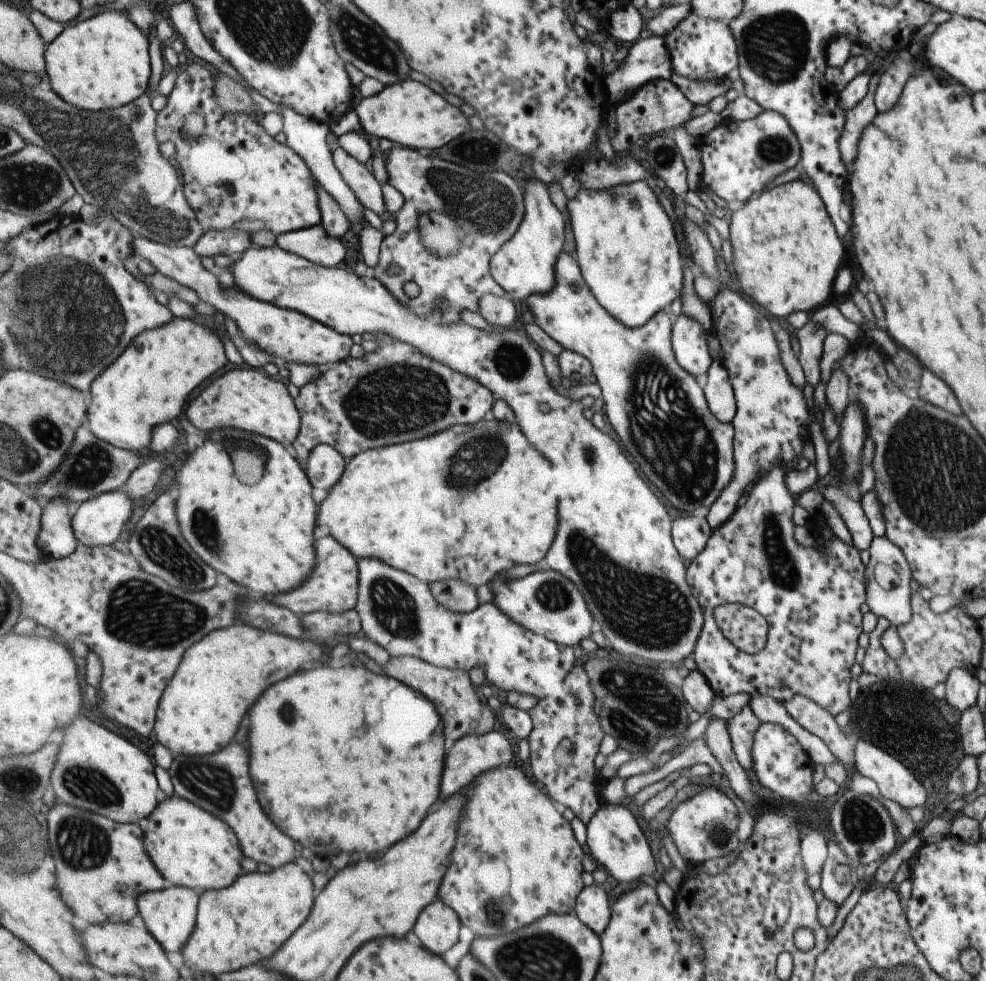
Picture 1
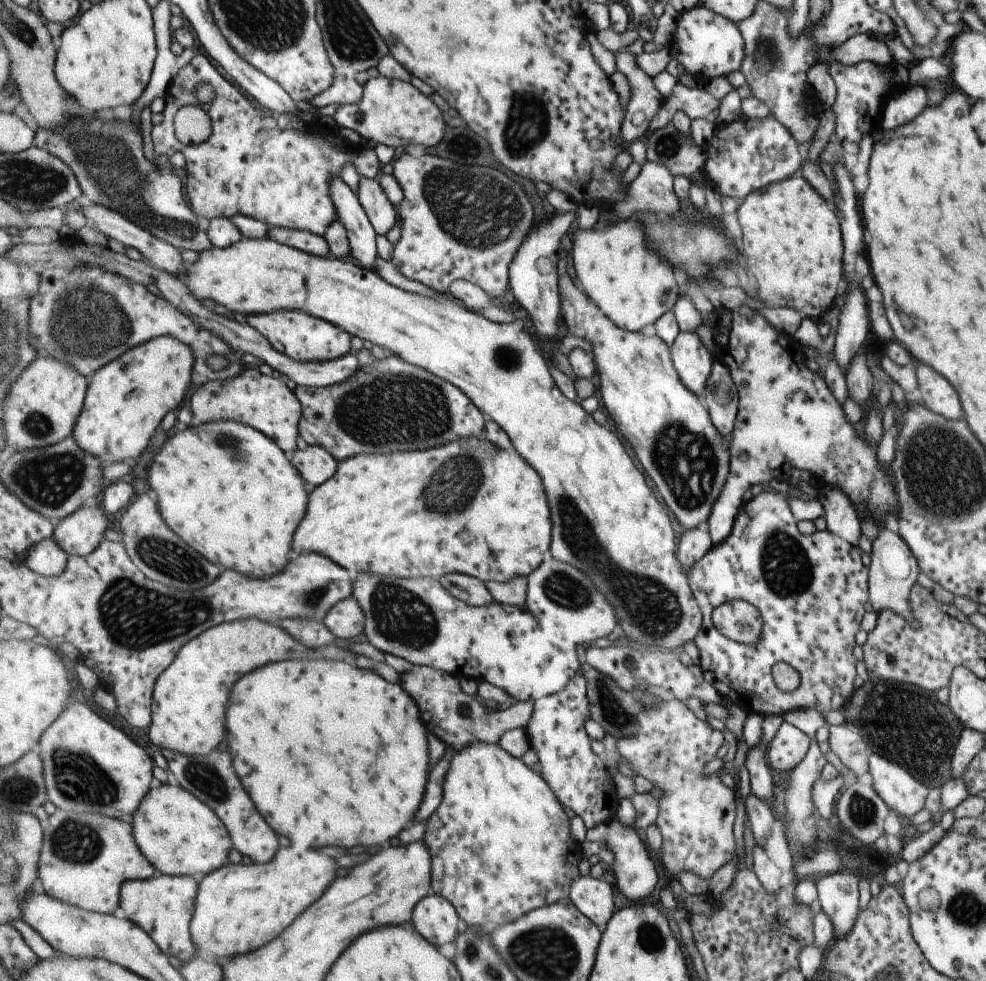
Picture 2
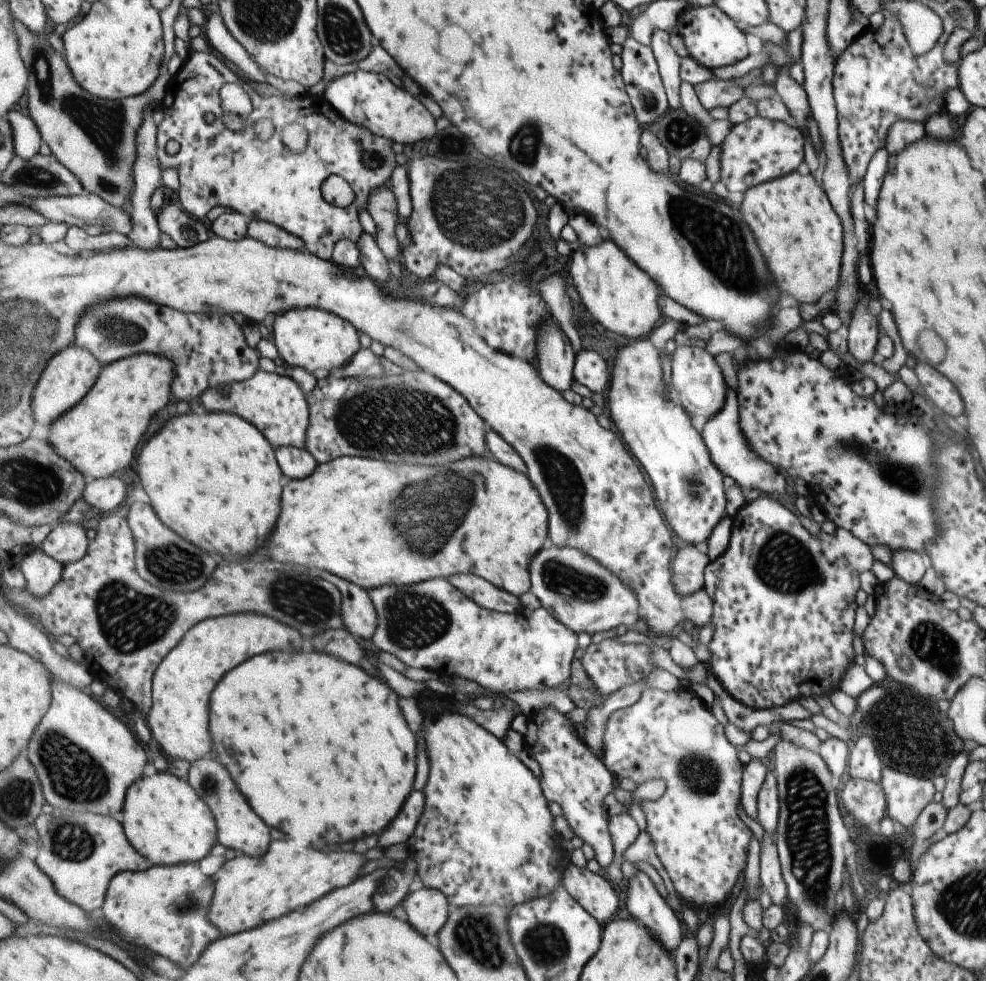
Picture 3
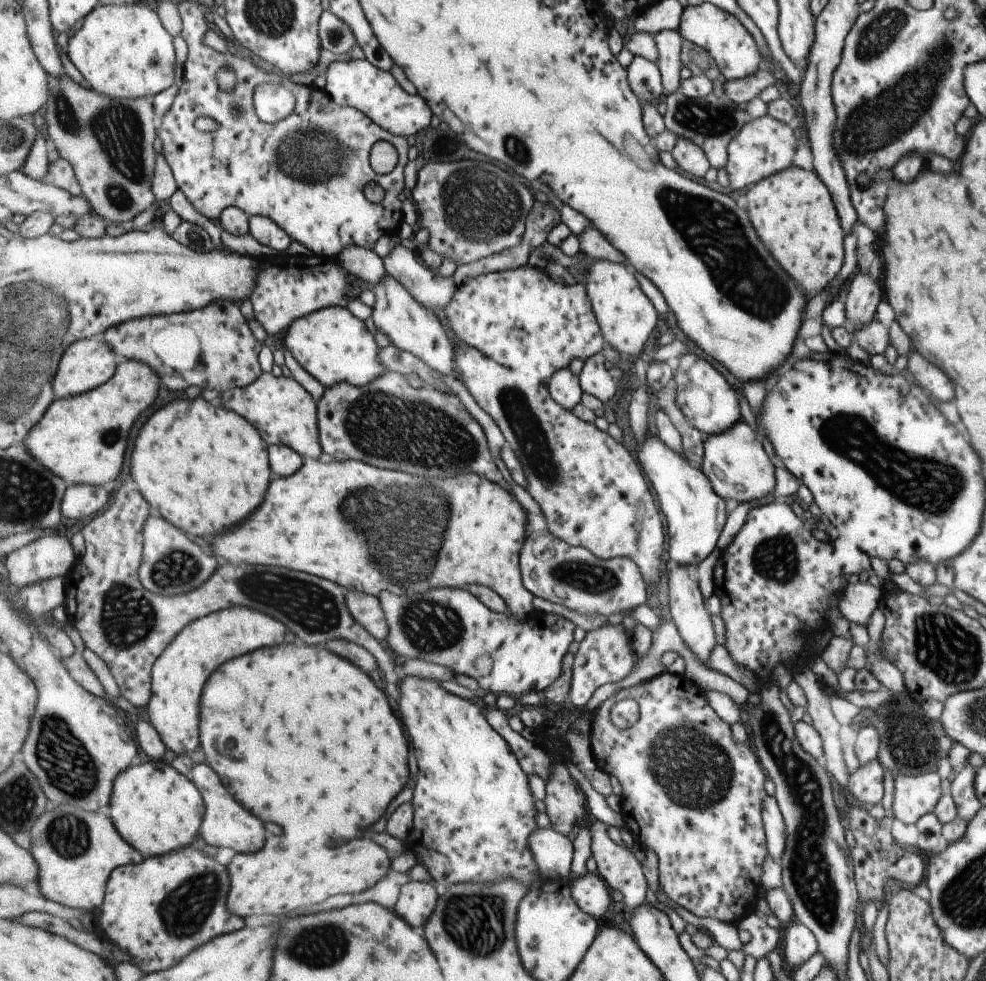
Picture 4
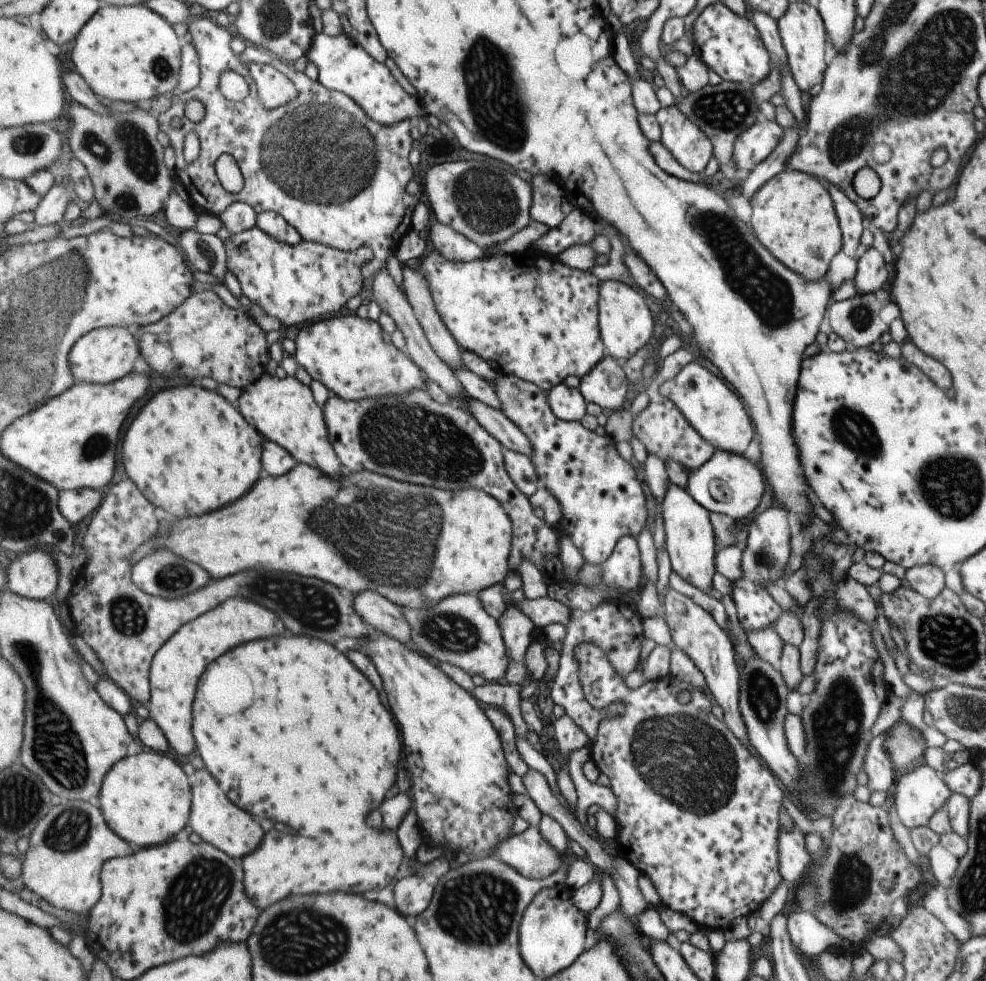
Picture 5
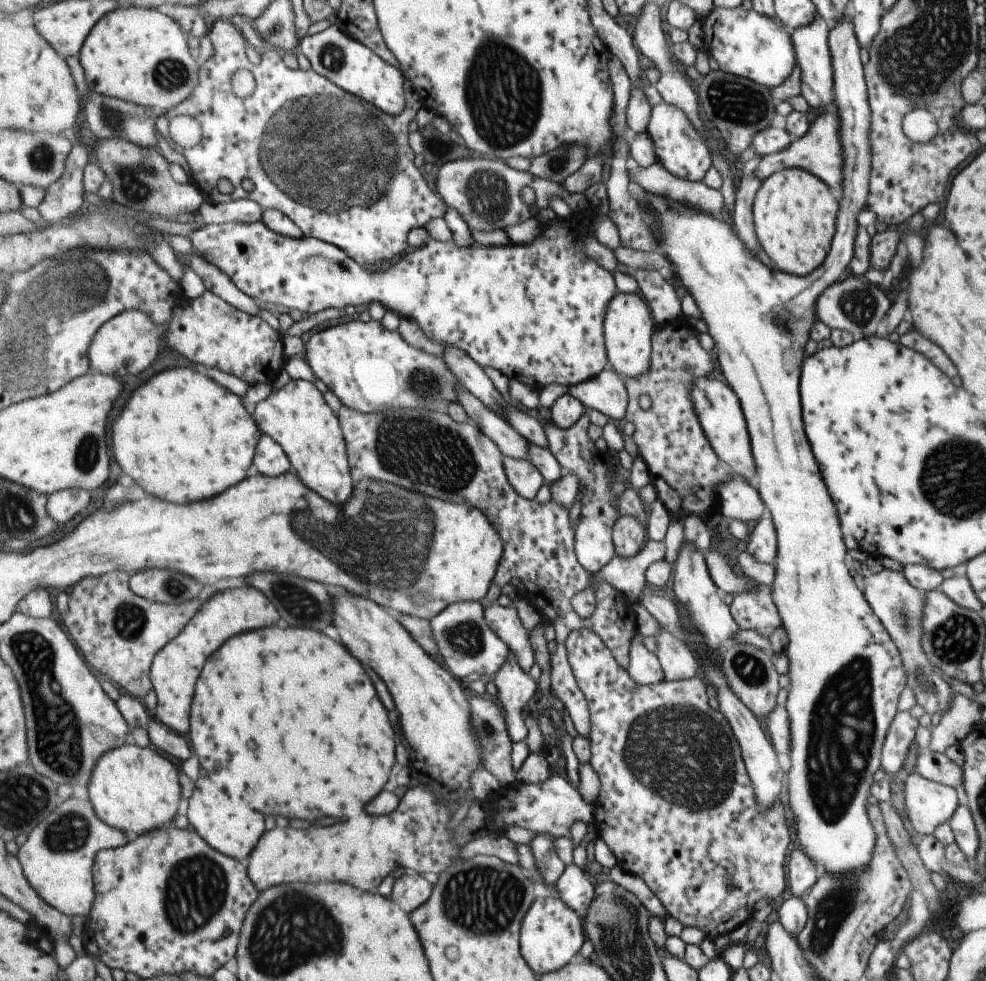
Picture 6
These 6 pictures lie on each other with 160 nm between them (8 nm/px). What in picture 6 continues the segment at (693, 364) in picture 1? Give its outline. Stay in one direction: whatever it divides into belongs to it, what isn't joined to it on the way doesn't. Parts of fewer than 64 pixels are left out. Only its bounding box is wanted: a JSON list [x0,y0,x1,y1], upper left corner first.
[692,376,755,482]

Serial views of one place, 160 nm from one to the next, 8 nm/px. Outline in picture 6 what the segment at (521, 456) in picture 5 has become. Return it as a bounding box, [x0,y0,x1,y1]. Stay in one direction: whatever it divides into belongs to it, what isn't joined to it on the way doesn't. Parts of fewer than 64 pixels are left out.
[504,457,546,499]

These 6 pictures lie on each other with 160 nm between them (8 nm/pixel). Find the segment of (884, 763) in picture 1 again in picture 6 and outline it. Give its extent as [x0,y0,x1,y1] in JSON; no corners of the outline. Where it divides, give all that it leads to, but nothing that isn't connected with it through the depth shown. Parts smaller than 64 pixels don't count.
[903,773,958,836]

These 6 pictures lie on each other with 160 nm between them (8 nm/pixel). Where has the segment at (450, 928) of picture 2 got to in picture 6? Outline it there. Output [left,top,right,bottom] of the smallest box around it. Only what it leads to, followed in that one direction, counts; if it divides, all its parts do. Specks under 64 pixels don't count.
[393,873,434,912]

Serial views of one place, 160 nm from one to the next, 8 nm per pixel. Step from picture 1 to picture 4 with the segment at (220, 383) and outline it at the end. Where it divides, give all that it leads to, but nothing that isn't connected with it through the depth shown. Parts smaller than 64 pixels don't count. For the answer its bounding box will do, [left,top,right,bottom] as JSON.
[220,373,324,458]

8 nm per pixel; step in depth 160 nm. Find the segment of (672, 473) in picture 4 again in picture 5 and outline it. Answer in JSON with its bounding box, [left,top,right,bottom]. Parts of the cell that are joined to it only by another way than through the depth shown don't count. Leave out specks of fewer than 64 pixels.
[661,481,719,593]

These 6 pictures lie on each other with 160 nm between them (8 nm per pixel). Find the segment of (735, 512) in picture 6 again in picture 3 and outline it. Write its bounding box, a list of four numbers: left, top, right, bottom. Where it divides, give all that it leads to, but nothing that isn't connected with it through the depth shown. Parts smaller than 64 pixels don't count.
[702,387,786,495]

